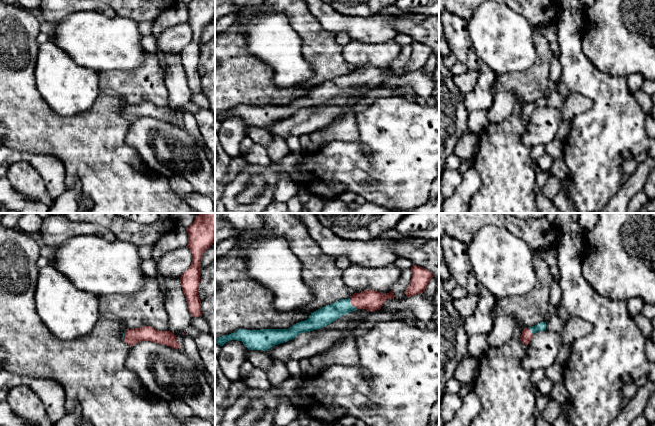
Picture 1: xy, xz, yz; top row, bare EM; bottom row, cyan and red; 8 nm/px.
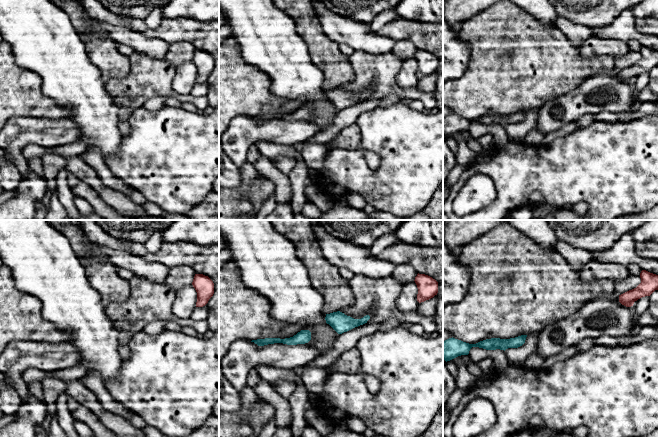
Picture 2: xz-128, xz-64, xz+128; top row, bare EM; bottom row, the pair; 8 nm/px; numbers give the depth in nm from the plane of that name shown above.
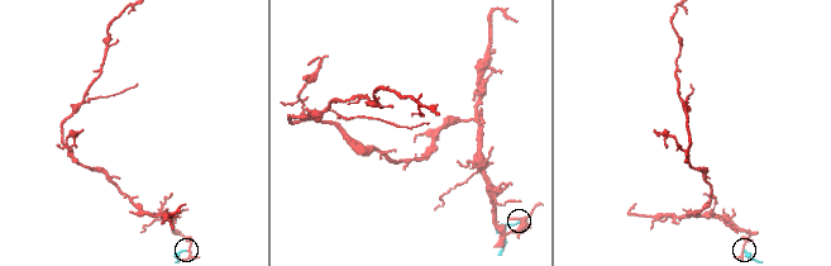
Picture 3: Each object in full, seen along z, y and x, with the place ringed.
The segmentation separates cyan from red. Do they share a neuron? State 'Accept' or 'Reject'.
Accept

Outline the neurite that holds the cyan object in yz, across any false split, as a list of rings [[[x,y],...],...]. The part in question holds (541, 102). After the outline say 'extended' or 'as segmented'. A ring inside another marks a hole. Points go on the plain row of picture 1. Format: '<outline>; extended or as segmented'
[[[540,98],[535,102],[525,104],[521,110],[522,119],[528,121],[534,109],[538,107],[544,107],[544,106],[546,106],[546,98]]]; extended

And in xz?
[[[364,66],[354,69],[348,75],[341,75],[326,81],[309,92],[305,97],[294,100],[288,105],[239,105],[234,109],[215,114],[215,120],[223,122],[231,116],[242,117],[249,126],[267,127],[280,119],[294,115],[297,111],[321,105],[326,101],[357,85],[373,88],[380,86],[387,75],[394,75],[392,66],[387,70],[374,66]]]; extended

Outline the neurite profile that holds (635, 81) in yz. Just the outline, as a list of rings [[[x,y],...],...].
[[[638,73],[631,74],[627,77],[627,83],[632,93],[635,93],[637,90],[639,90],[643,82],[643,76]]]

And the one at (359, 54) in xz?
[[[354,40],[343,47],[342,55],[348,63],[354,66],[354,69],[374,66],[387,70],[400,54],[401,48],[395,40],[379,44]]]

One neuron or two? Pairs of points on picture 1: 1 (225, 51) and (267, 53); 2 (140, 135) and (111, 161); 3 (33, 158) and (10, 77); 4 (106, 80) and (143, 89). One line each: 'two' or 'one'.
1: two
2: two
3: two
4: one

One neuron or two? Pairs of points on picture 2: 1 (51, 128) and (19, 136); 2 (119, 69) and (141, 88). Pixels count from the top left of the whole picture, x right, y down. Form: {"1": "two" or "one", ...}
{"1": "one", "2": "two"}

